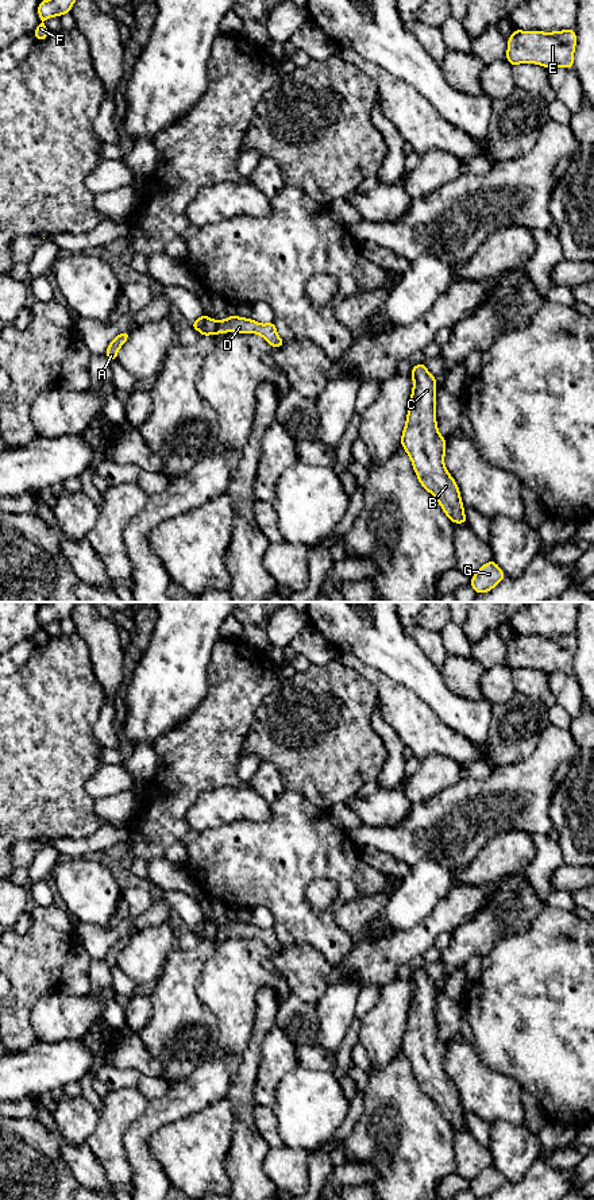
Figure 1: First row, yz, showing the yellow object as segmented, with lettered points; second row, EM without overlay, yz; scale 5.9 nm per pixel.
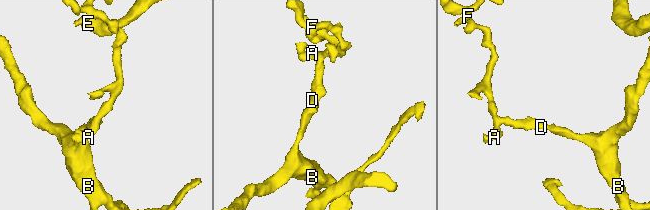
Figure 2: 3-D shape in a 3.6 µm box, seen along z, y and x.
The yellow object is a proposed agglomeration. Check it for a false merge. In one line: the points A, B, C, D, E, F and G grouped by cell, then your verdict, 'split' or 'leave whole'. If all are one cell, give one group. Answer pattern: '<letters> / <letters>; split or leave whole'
A B C D E F G; leave whole

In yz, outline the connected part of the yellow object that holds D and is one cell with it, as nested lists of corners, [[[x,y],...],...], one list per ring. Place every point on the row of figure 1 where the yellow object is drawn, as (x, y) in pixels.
[[[202,315],[194,323],[189,324],[197,329],[201,336],[209,336],[216,333],[236,332],[236,333],[258,333],[261,335],[273,348],[282,347],[286,344],[275,328],[275,323],[259,324],[252,319],[238,317],[231,315],[225,320],[211,320],[209,315]]]

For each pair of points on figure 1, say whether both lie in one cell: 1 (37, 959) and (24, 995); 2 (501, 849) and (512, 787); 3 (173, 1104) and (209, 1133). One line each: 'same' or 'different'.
1: same
2: different
3: different

